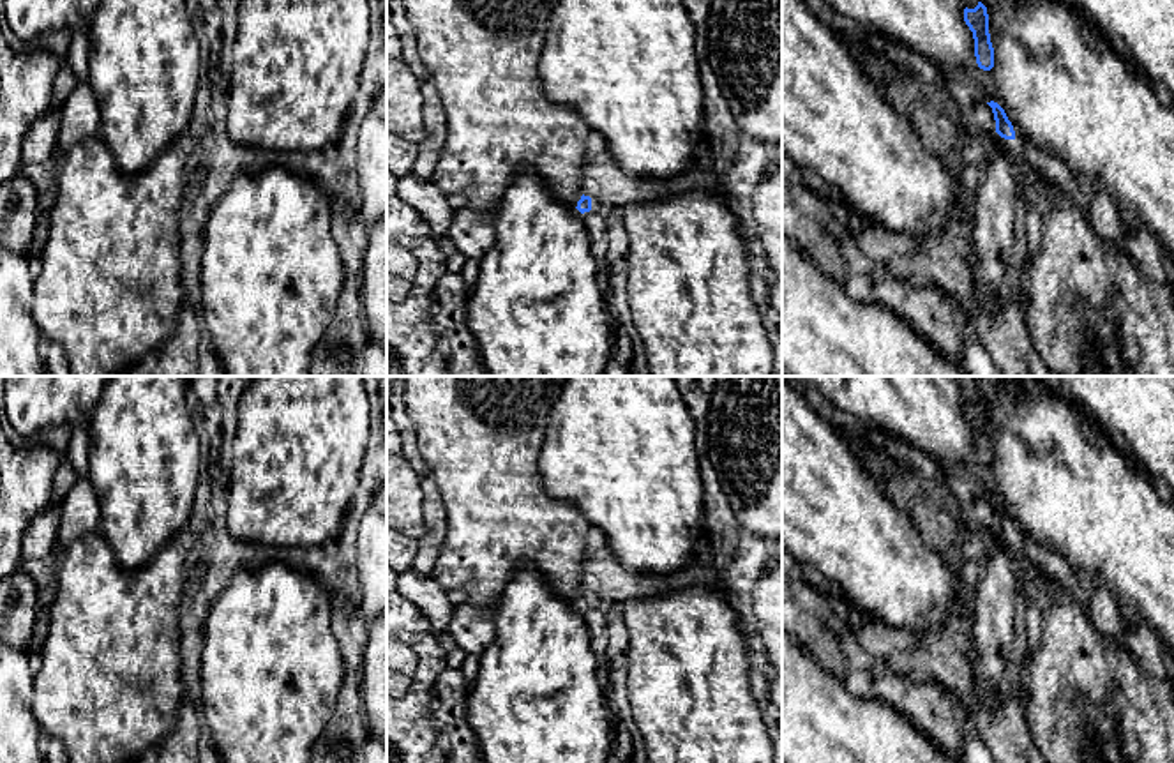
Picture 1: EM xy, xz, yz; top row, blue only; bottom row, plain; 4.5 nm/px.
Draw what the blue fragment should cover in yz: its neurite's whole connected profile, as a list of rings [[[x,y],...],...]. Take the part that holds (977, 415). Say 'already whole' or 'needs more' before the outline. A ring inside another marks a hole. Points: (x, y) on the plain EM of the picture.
needs more; [[[957,376],[962,399],[964,399],[964,417],[973,427],[975,434],[975,452],[976,459],[983,466],[990,466],[994,463],[994,443],[989,429],[989,410],[987,403],[980,397],[975,376]]]

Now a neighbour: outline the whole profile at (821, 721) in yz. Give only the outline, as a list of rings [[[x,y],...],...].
[[[782,631],[782,763],[960,763],[886,703],[851,694]]]

